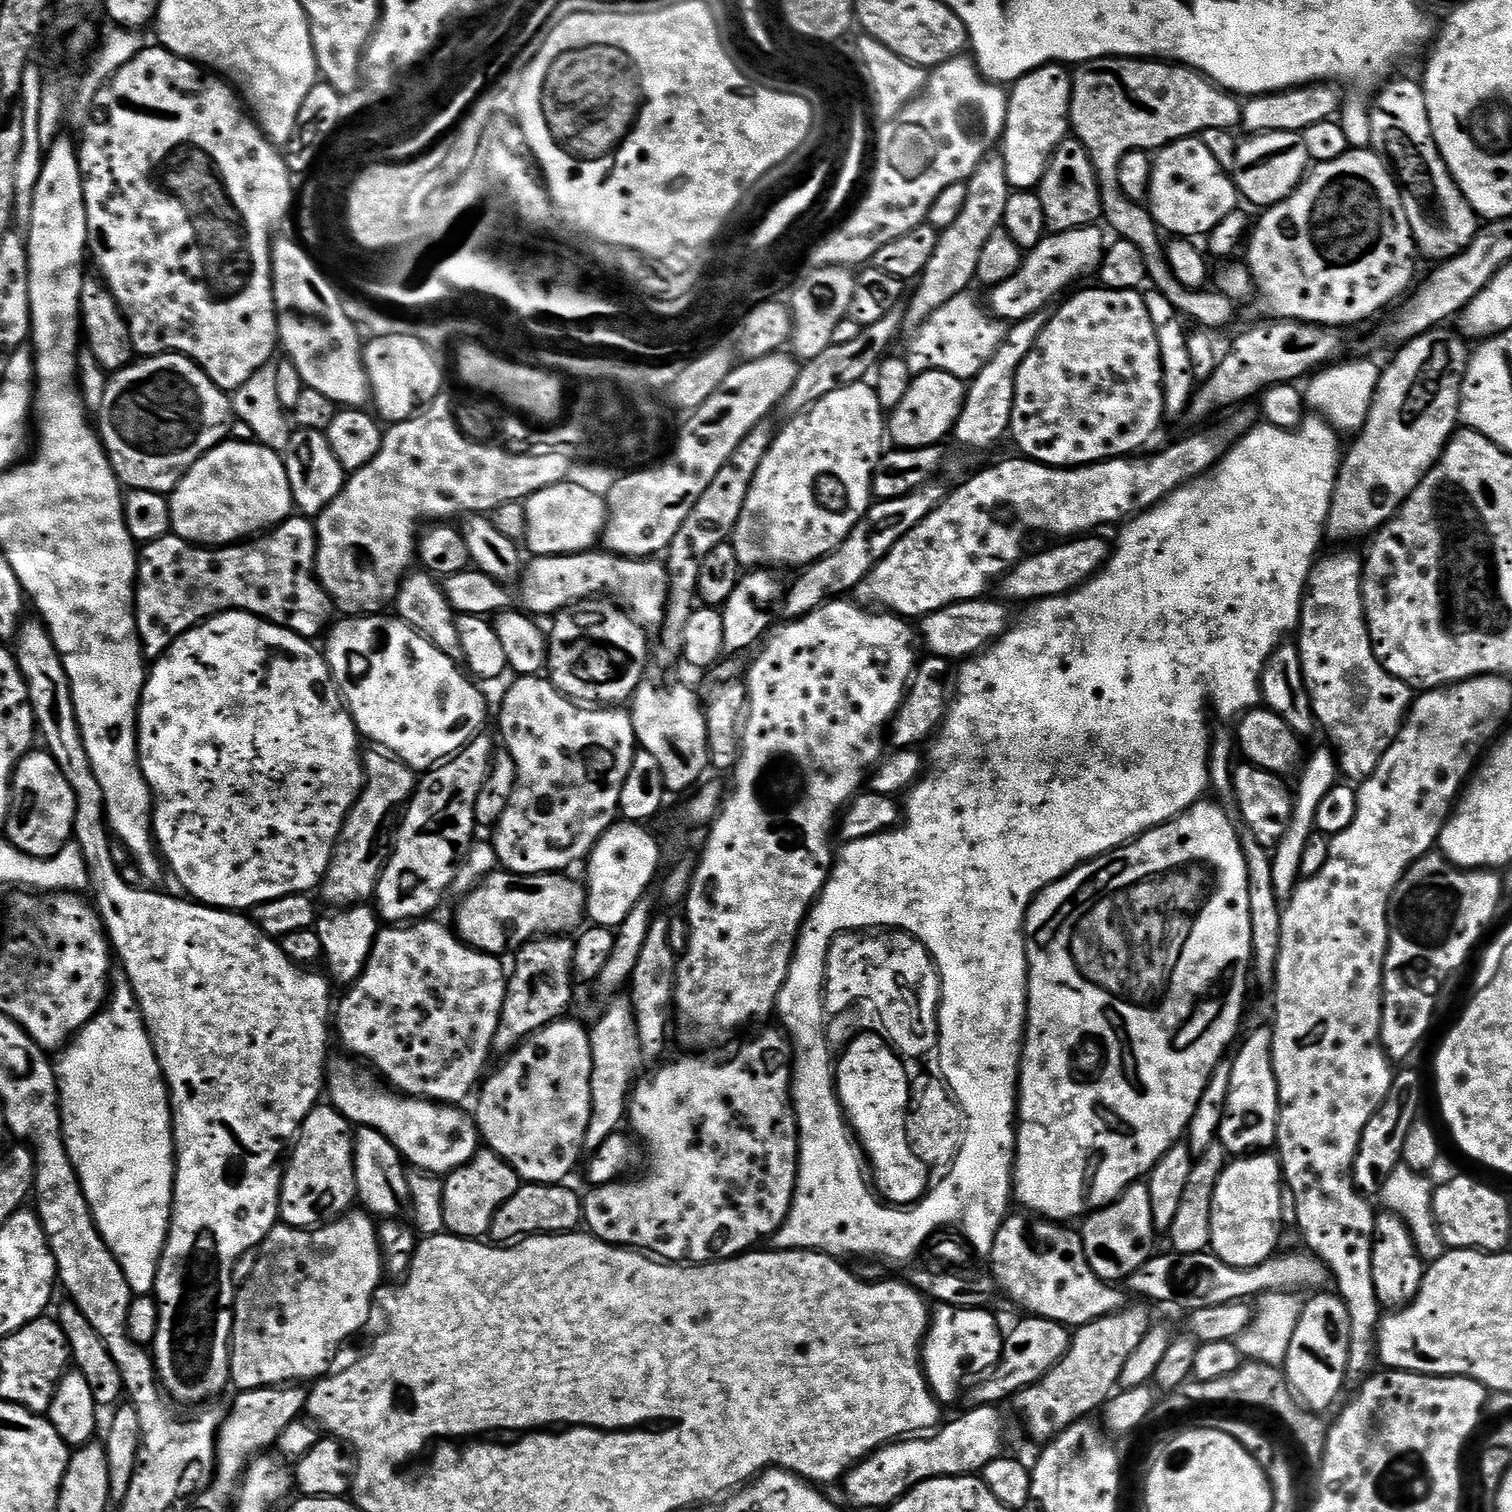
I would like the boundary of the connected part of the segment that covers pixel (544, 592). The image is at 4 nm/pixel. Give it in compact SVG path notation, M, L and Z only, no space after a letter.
M607 550L529 559L518 581L519 588L523 611L536 618L551 617L582 600L607 598L639 624L659 626L664 623L668 609L668 569L659 559L618 556Z

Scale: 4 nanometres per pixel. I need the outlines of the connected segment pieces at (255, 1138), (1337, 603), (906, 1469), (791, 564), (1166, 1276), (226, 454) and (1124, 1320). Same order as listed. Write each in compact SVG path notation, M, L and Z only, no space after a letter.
M28 618L21 623L20 630L16 633L16 638L14 641L14 655L16 657L16 661L18 662L18 666L20 667L22 678L28 687L28 697L32 703L32 709L34 710L34 718L36 719L39 739L42 741L42 744L44 740L43 747L58 762L58 770L62 770L62 774L66 774L66 782L70 782L70 790L74 790L76 809L74 810L74 826L72 827L72 835L74 837L74 843L82 850L82 858L86 858L86 870L88 871L90 892L91 895L96 895L96 900L94 899L94 907L96 911L99 912L100 918L104 922L104 931L108 934L108 942L114 953L115 959L118 961L119 967L120 964L122 967L124 967L121 968L123 975L127 976L130 986L134 990L136 1001L140 1007L140 1013L144 1019L144 1025L150 1034L150 1042L154 1046L154 1054L160 1063L160 1069L164 1075L164 1081L168 1083L168 1098L172 1106L172 1142L176 1145L176 1181L172 1187L172 1221L168 1227L168 1241L164 1243L164 1253L162 1254L160 1265L158 1266L156 1286L154 1289L156 1305L158 1306L158 1334L156 1335L156 1343L154 1345L154 1359L156 1362L157 1377L164 1391L168 1393L169 1397L171 1397L171 1399L180 1406L185 1406L184 1404L200 1406L205 1402L216 1398L216 1395L218 1395L224 1387L229 1387L230 1384L230 1377L228 1375L228 1350L232 1342L232 1309L234 1307L234 1273L236 1271L236 1260L238 1258L242 1258L242 1254L259 1249L260 1243L266 1238L266 1234L270 1234L270 1230L280 1220L280 1181L282 1179L282 1157L285 1155L284 1143L286 1143L288 1139L289 1143L289 1141L291 1141L293 1137L299 1133L302 1122L308 1117L310 1110L316 1107L318 1101L321 1099L322 1093L326 1088L326 1065L330 1059L330 1053L328 1053L328 1032L330 1036L330 1017L334 1012L334 996L332 1000L333 985L330 983L329 977L327 975L321 974L321 976L319 976L318 973L312 972L316 970L309 970L307 967L295 964L295 962L293 962L283 952L283 950L280 949L279 943L277 943L273 937L267 936L266 933L264 933L264 931L256 925L255 920L249 918L247 915L241 914L236 910L209 908L207 904L197 904L196 901L191 898L183 898L184 900L179 900L179 898L176 896L167 896L166 893L160 892L164 890L149 890L144 886L132 887L123 880L121 876L121 869L116 866L114 858L111 857L111 846L114 843L114 840L109 833L108 822L104 819L104 799L102 798L102 786L98 786L98 778L94 778L94 766L90 766L90 754L86 754L86 746L82 742L82 734L80 733L80 727L78 726L78 718L74 714L74 698L72 697L72 691L70 690L70 678L66 678L66 666L62 662L62 658L54 646L54 638L52 635L50 635L50 633L48 633L48 628L44 624L43 620L39 618L33 618L33 620L31 620L31 618Z
M1332 552L1329 556L1323 556L1313 563L1304 604L1300 607L1300 665L1304 685L1312 700L1312 715L1316 718L1319 731L1328 735L1327 743L1335 753L1339 775L1348 782L1363 782L1372 777L1390 741L1404 727L1404 717L1412 706L1414 692L1405 680L1394 678L1394 674L1390 674L1380 665L1372 649L1360 589L1360 579L1364 576L1361 553Z
M991 1404L972 1406L967 1410L965 1416L949 1424L941 1423L923 1438L901 1438L865 1456L843 1477L845 1494L860 1508L888 1510L910 1489L927 1480L983 1473L985 1466L1005 1451L1004 1420L1000 1417L1001 1409Z
M861 382L835 388L807 412L793 415L789 420L792 421L781 432L779 429L773 435L770 450L766 454L766 458L762 458L762 466L758 466L758 474L754 474L750 494L746 494L746 506L742 506L742 514L730 537L730 542L734 546L734 554L738 554L738 562L748 570L776 570L779 569L779 564L785 564L788 568L796 568L795 570L807 568L815 560L821 560L826 554L830 554L838 546L842 546L842 542L850 534L850 530L854 530L854 526L858 526L858 522L868 513L874 503L872 495L874 470L886 451L886 445L884 445L884 440L886 444L886 409L878 402L878 394L871 383Z
M1166 1252L1153 1255L1126 1281L1127 1289L1156 1302L1172 1302L1186 1312L1205 1309L1206 1306L1224 1305L1230 1301L1245 1301L1259 1297L1263 1292L1309 1292L1323 1289L1329 1281L1327 1267L1311 1253L1283 1252L1274 1254L1256 1267L1236 1268L1222 1262L1211 1252L1182 1255Z
M231 438L225 440L223 444L218 445L216 448L210 449L205 456L198 458L198 462L194 462L194 466L188 468L188 473L180 479L178 486L171 492L168 505L170 506L170 518L172 519L172 532L182 537L183 540L189 540L189 542L197 546L231 546L237 542L247 541L257 534L267 533L278 524L283 524L294 512L292 491L290 490L290 482L286 478L286 466L284 465L283 455L270 450L264 444L255 442L247 444L241 440Z
M1129 1303L1120 1309L1119 1312L1110 1314L1106 1318L1098 1318L1089 1324L1083 1324L1081 1328L1075 1329L1071 1333L1068 1352L1058 1362L1056 1368L1050 1369L1038 1382L1034 1382L1028 1388L1016 1393L1014 1403L1020 1411L1020 1416L1024 1419L1024 1424L1028 1427L1028 1432L1039 1442L1047 1442L1062 1430L1075 1424L1076 1421L1091 1417L1092 1411L1099 1409L1117 1391L1122 1366L1126 1366L1126 1358L1134 1354L1138 1342L1146 1338L1150 1327L1148 1312L1140 1304Z

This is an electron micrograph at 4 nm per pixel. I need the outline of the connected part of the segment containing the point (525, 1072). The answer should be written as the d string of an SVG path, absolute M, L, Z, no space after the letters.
M572 1019L555 1020L542 1026L542 1030L526 1037L515 1050L499 1061L500 1065L492 1073L487 1073L475 1097L477 1100L474 1117L479 1139L491 1151L498 1153L520 1175L521 1181L530 1184L559 1184L567 1181L567 1176L575 1170L580 1156L582 1160L586 1126L590 1126L592 1109L592 1051L588 1037L589 1029L583 1028L578 1021Z

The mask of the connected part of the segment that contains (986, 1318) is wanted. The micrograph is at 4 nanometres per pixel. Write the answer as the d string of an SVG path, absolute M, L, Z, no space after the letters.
M939 1304L931 1309L928 1332L922 1345L922 1363L924 1377L932 1395L941 1405L948 1406L956 1399L961 1399L960 1383L967 1376L980 1378L992 1371L1000 1360L1004 1349L1005 1333L1000 1332L994 1317L987 1307L955 1308L952 1305Z

